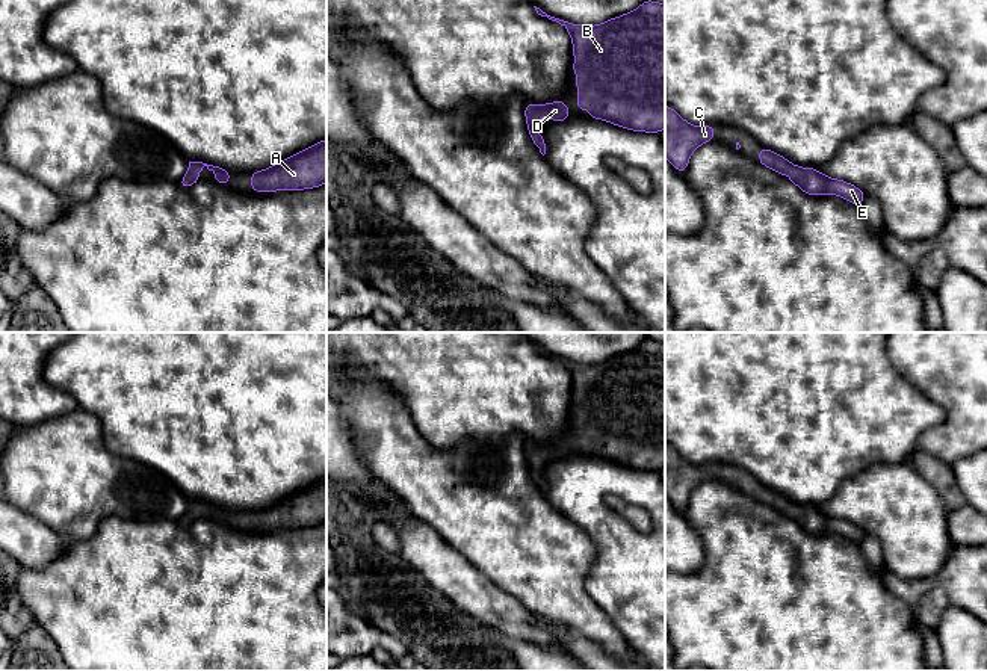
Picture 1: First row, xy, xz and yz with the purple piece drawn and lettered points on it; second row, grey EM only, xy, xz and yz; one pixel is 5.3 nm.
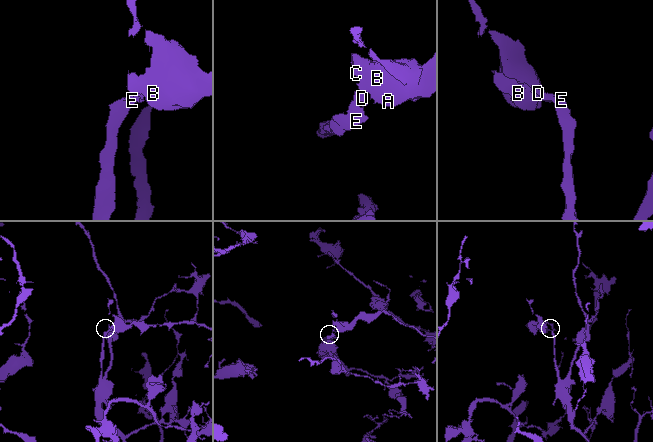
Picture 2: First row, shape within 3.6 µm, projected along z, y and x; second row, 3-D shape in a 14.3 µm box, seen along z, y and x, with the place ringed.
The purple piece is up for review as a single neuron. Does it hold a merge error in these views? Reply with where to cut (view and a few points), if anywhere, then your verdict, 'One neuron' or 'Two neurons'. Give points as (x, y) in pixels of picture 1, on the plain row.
No split. One neuron

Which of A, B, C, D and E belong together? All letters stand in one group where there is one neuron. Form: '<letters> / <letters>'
A B C D E

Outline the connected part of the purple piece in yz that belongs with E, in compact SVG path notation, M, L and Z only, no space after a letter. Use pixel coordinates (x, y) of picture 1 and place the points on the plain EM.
M762 485L759 488L759 502L774 508L780 514L791 512L789 520L797 523L806 533L839 533L856 543L863 543L865 530L843 518L830 517L815 506L801 506L792 503L786 496Z

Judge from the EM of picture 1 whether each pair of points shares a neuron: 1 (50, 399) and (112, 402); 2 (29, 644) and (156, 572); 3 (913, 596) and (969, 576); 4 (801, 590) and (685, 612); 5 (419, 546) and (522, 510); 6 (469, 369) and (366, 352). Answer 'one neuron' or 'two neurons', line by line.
1: two neurons
2: two neurons
3: one neuron
4: one neuron
5: two neurons
6: one neuron

